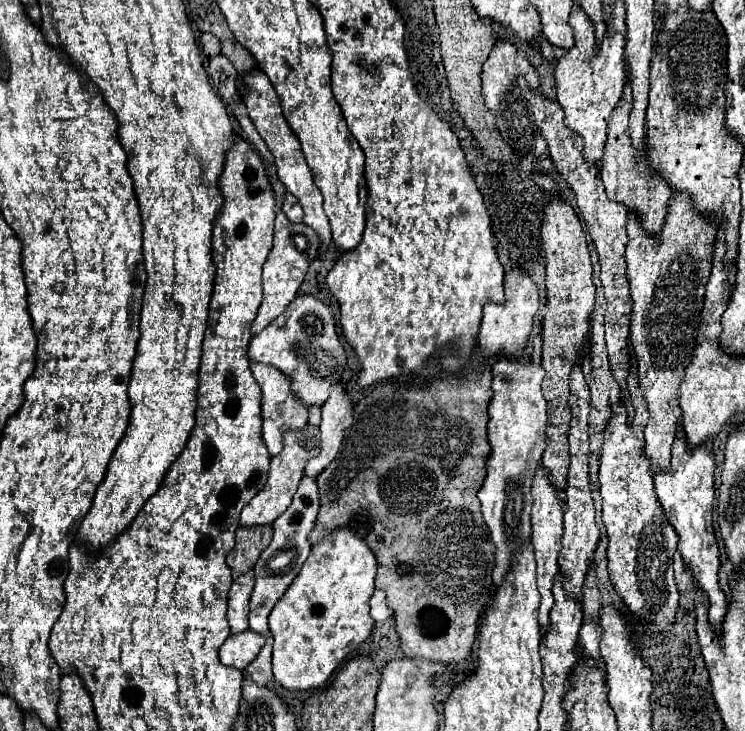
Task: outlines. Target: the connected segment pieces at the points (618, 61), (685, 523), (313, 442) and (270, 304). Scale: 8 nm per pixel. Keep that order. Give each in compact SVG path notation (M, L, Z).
M574 2L570 14L570 26L574 28L576 44L568 50L556 64L556 100L562 106L566 118L564 124L572 128L578 136L584 138L584 160L602 166L604 146L608 140L608 120L614 108L622 100L624 82L626 82L626 64L624 64L624 4L616 4L614 12L614 34L606 32L605 43L598 44L594 38L594 24L582 12L580 4Z
M678 430L678 440L672 444L672 462L664 472L654 474L656 496L664 508L664 514L678 534L678 552L698 582L698 588L708 596L708 620L714 632L720 638L720 628L724 624L724 616L728 610L728 600L718 584L718 568L720 568L720 552L716 544L716 536L712 530L712 504L714 504L714 456L708 446L700 446L694 450L686 448L684 434Z
M306 426L304 432L288 432L284 436L284 448L278 456L272 458L270 462L270 472L268 472L268 482L264 488L244 506L240 514L240 526L260 526L260 524L272 524L292 502L292 496L298 488L298 482L302 478L306 462L320 452L320 432L318 428Z
M282 212L276 214L276 226L274 226L274 246L270 250L270 256L264 262L264 274L262 274L262 288L264 288L264 300L258 308L258 316L250 326L252 334L262 332L276 316L284 312L284 308L294 300L304 274L310 266L310 262L316 258L320 248L320 240L316 232L304 224L292 224Z

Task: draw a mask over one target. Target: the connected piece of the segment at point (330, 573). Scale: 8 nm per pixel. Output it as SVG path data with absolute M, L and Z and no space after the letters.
M340 528L312 546L300 574L270 612L274 636L272 672L286 690L312 690L326 684L330 674L374 630L368 600L374 592L376 558L352 530Z

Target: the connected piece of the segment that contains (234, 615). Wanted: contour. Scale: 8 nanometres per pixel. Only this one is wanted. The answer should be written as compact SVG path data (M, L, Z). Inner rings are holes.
M246 572L236 578L228 592L228 624L232 634L248 630L248 600L254 588L254 574Z

